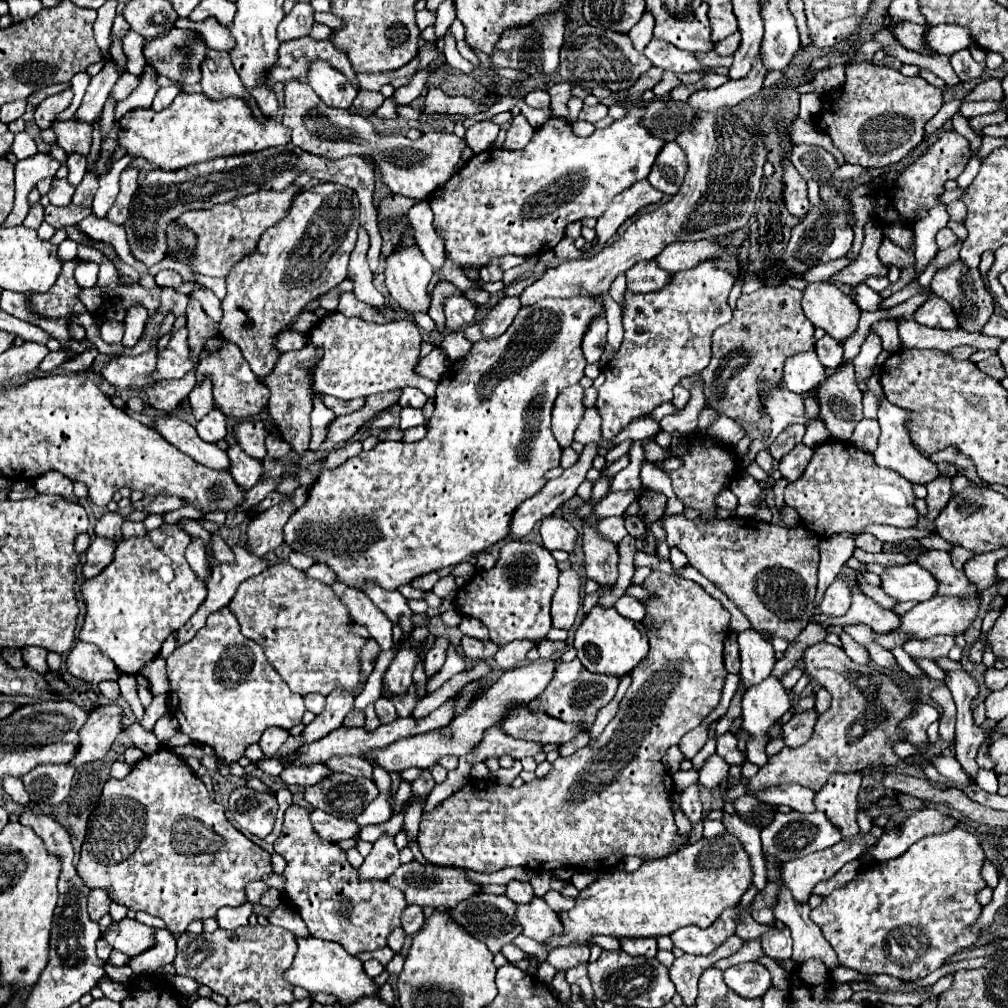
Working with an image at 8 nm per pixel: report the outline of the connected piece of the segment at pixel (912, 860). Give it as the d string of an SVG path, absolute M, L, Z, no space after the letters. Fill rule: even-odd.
M956 826L948 832L918 840L894 860L862 866L854 880L828 894L822 906L810 912L812 920L822 928L824 938L832 944L842 964L840 968L830 972L832 978L836 982L858 982L864 980L862 974L884 972L890 976L900 976L902 980L916 980L914 986L928 986L942 978L940 966L944 964L944 960L962 948L970 948L980 934L970 932L968 926L974 924L982 910L976 900L976 892L986 886L980 876L980 866L984 858L986 854L980 848L980 838Z

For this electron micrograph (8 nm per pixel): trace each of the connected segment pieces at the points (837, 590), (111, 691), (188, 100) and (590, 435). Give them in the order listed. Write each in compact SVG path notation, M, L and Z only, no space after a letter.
M834 580L822 600L820 600L820 612L826 614L826 616L842 616L848 608L850 608L850 592L848 592L848 586L842 582L842 580Z
M100 682L98 688L100 688L100 694L106 696L108 700L112 700L112 702L116 702L120 698L120 688L118 688L116 682Z
M186 92L176 96L174 102L160 112L152 108L146 108L146 110L136 108L128 112L124 118L120 118L120 130L118 130L118 144L128 152L128 156L152 162L162 170L178 170L196 162L212 160L216 156L258 152L270 146L286 146L288 142L290 142L290 132L288 128L284 128L284 124L276 124L272 120L268 120L266 124L258 124L248 104L244 104L244 100L236 100L234 96L224 100L210 100L204 94L186 94Z
M588 408L588 412L584 414L584 420L580 422L580 428L576 428L574 440L580 444L600 440L600 424L602 424L600 412L596 408Z

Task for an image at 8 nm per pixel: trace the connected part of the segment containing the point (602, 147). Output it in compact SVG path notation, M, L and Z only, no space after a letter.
M628 104L628 114L622 120L614 120L612 126L604 130L594 130L586 138L576 136L568 120L552 116L546 124L534 130L526 148L514 152L490 148L472 156L464 170L454 172L454 176L428 198L434 212L434 230L444 240L446 256L458 268L476 270L506 254L540 256L564 238L564 228L570 222L578 222L586 216L600 218L614 196L648 176L660 148L664 146L662 140L650 136L648 130L640 126L638 118L642 114L644 104Z

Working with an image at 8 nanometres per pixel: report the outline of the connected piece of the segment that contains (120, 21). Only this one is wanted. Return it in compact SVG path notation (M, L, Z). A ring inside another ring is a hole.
M118 14L116 20L114 20L114 26L112 26L112 40L114 40L114 38L124 38L124 34L126 34L128 30L130 30L130 26L126 24L124 16Z

